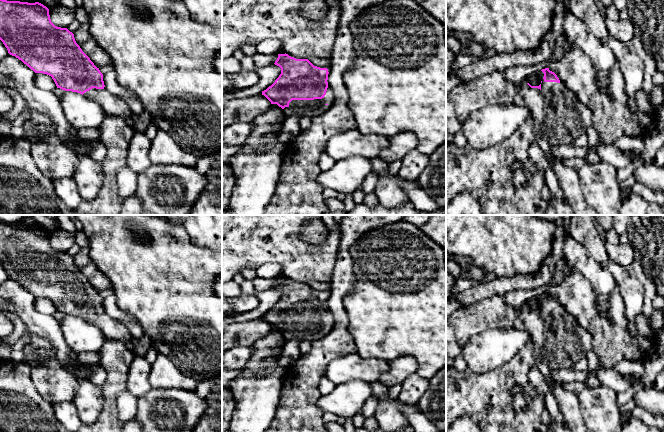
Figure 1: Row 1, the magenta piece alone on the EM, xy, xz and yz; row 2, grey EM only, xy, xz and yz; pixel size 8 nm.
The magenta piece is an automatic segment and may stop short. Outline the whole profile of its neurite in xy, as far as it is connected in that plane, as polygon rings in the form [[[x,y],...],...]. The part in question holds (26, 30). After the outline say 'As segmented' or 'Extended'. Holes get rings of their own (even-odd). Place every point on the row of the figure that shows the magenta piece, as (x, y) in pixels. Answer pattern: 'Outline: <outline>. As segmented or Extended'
Outline: [[[0,0],[0,40],[10,55],[21,60],[35,73],[51,76],[57,88],[77,92],[96,101],[106,116],[125,118],[132,128],[132,112],[127,104],[105,88],[103,74],[99,68],[82,51],[72,32],[51,22],[46,6],[39,2]]]. Extended

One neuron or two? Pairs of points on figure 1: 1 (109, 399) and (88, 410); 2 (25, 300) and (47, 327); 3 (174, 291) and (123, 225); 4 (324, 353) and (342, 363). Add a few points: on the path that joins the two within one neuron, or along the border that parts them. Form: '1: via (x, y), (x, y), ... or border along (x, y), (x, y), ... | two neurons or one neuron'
1: border along (102, 388), (103, 409), (95, 421) | two neurons
2: via (25, 307), (40, 322) | one neuron
3: via (158, 275), (155, 269), (127, 241) | one neuron
4: border along (356, 351), (340, 354), (329, 364), (325, 374) | two neurons

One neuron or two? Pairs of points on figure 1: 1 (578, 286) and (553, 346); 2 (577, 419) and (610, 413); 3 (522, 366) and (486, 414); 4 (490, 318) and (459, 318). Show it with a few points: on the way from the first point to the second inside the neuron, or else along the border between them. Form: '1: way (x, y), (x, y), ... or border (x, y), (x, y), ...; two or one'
1: border (571, 315), (588, 331); two
2: border (576, 395), (584, 421); two
3: way (510, 378), (489, 399), (489, 402); one
4: way (482, 318), (467, 318); one

